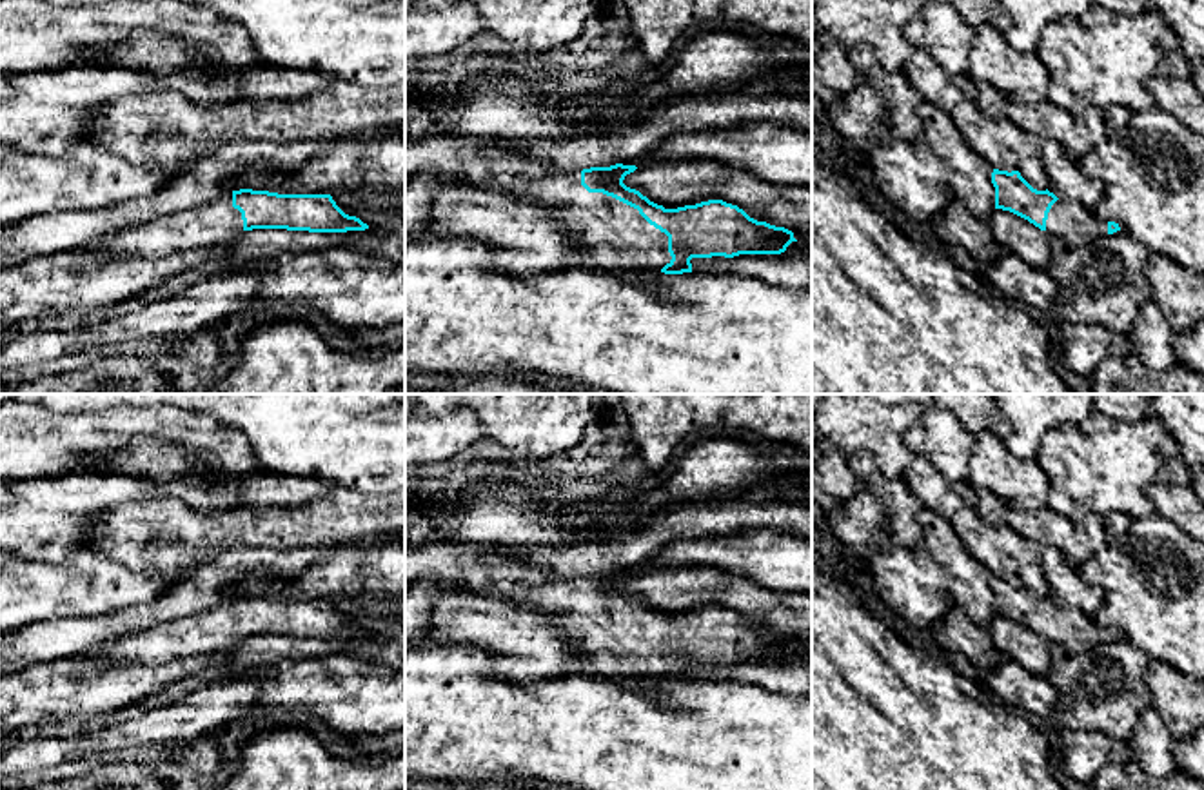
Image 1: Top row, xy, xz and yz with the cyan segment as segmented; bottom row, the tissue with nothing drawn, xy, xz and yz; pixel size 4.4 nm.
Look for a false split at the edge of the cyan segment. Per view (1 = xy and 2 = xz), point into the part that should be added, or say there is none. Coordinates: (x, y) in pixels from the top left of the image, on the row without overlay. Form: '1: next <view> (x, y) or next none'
1: next xy (215, 631)
2: next xz (616, 640)

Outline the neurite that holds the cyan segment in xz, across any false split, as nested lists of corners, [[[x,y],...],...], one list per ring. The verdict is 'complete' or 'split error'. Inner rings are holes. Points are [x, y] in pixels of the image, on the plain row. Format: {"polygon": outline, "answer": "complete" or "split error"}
{"polygon": [[[476,543],[405,545],[405,581],[450,581],[463,585],[470,594],[521,610],[554,614],[558,617],[554,627],[561,636],[585,650],[597,663],[597,672],[610,677],[641,683],[683,681],[692,679],[692,665],[781,661],[792,648],[797,648],[792,637],[757,628],[723,607],[665,616],[623,590],[625,583],[636,576],[636,572],[616,570],[568,578]]], "answer": "split error"}

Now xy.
{"polygon": [[[240,596],[196,616],[105,641],[96,650],[109,665],[162,665],[225,652],[252,636],[347,639],[369,632],[345,621],[331,601]]], "answer": "split error"}

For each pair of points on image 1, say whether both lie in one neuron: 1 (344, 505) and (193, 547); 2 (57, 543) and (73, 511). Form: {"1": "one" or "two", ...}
{"1": "one", "2": "one"}

